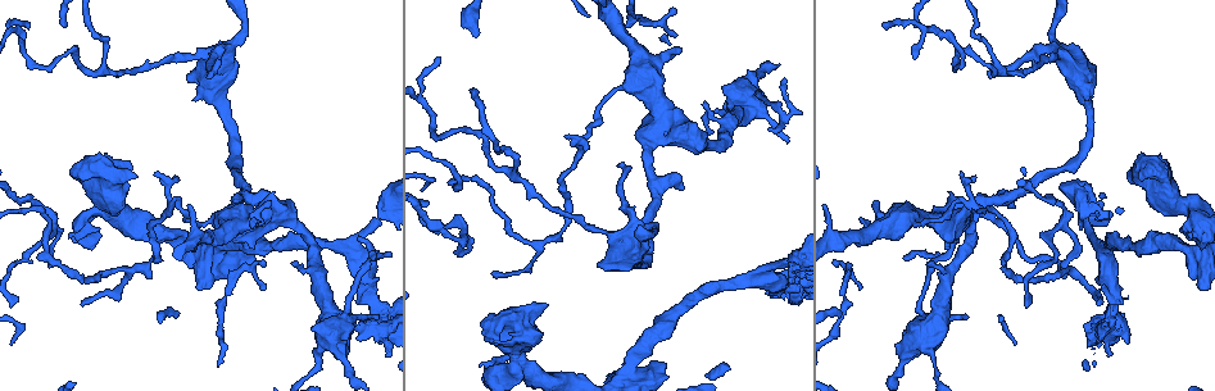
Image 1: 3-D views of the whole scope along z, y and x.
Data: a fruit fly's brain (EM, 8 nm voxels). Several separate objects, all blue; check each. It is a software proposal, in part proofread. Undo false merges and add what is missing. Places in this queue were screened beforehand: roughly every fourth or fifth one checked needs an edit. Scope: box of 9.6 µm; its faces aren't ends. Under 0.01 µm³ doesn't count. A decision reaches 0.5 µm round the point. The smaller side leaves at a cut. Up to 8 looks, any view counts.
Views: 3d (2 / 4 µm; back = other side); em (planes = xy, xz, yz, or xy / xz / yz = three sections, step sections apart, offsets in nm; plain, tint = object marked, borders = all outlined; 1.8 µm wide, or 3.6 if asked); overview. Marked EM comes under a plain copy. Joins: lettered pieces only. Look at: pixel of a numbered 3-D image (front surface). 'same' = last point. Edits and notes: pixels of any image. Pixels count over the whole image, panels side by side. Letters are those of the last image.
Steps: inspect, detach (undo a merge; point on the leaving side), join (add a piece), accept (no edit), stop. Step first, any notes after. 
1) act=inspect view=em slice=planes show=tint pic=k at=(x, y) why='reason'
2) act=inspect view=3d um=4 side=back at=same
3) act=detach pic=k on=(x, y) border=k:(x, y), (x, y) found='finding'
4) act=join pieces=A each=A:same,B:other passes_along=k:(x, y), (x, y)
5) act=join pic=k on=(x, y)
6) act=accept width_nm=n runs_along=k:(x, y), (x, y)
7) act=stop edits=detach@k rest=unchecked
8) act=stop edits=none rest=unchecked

act=inspect view=em slice=xy step=4 show=tint pic=1 at=(586, 136) why='abrupt turn'

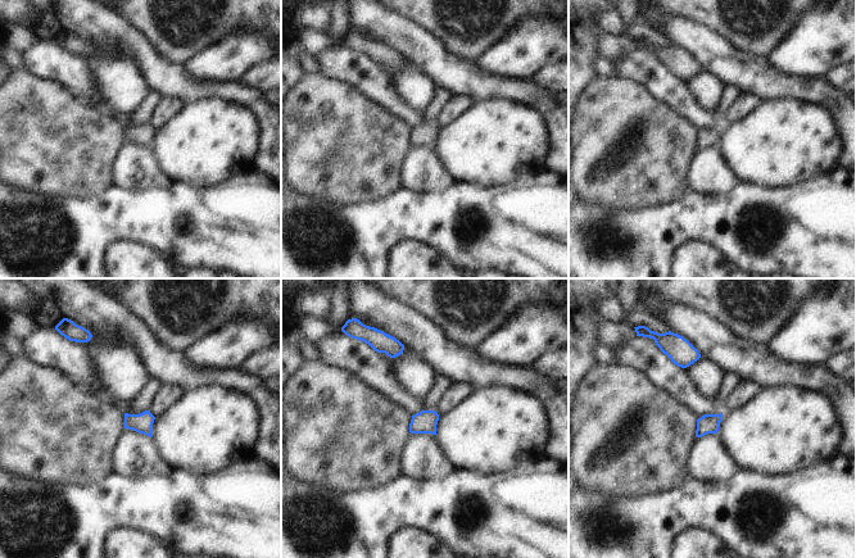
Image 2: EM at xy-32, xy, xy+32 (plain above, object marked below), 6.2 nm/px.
act=inspect view=em slice=planes show=borders at=same

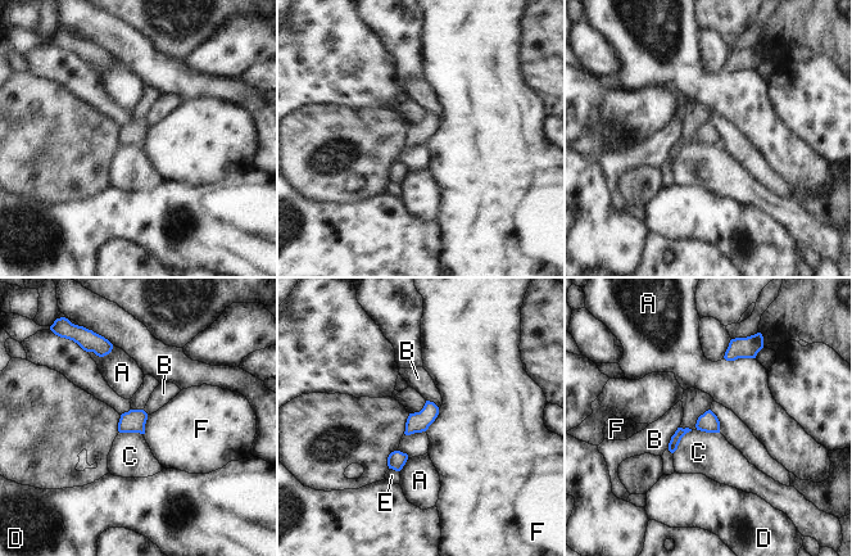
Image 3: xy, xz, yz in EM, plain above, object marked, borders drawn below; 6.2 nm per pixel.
act=accept each=A:other,B:other,C:other,D:other,E:other,F:other border=3:(439, 408), (438, 416), (425, 430) found='continuous, no second neuron'

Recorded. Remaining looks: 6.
act=inspect view=em slice=xz step=8 show=tint pic=1 at=(45, 70) why='sharp bend'

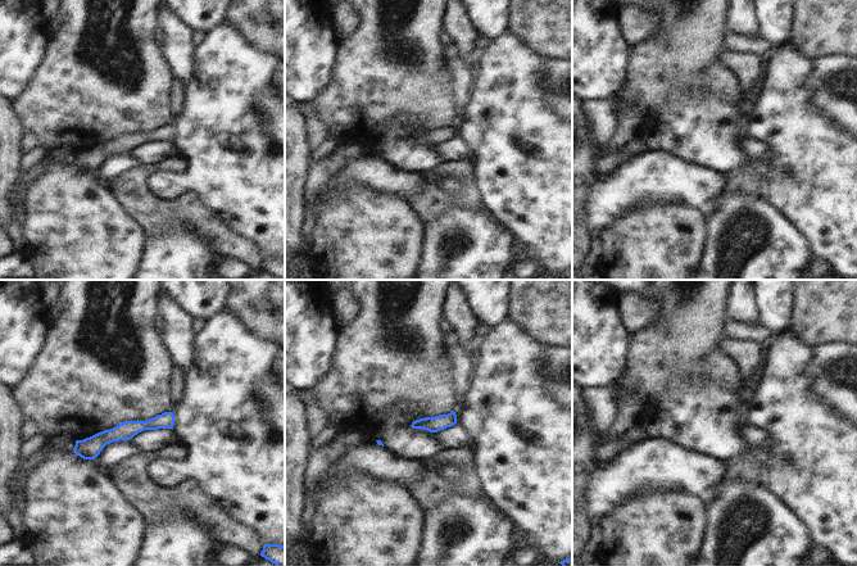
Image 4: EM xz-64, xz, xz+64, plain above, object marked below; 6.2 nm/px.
act=inspect view=em slice=planes show=tint at=same

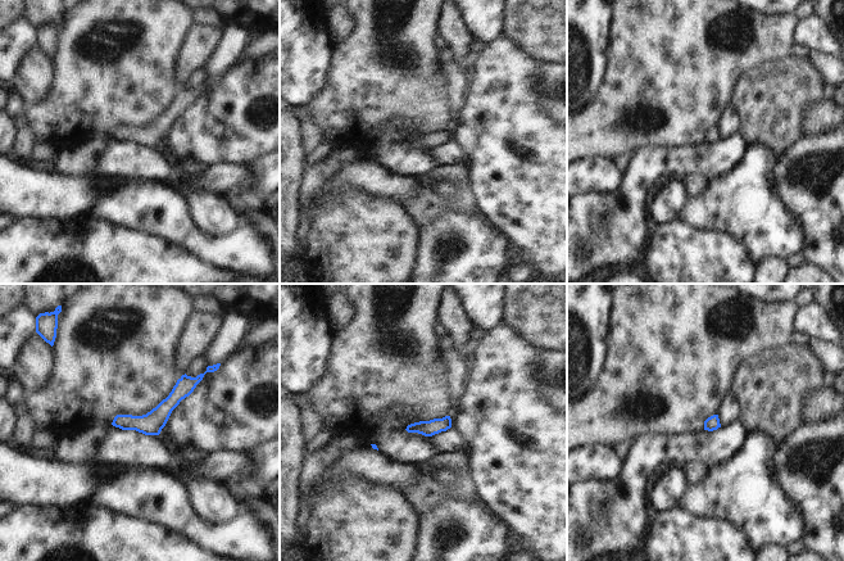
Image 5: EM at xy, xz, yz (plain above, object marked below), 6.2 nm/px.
act=inspect view=em slice=planes show=borders at=same why='what lies round it'

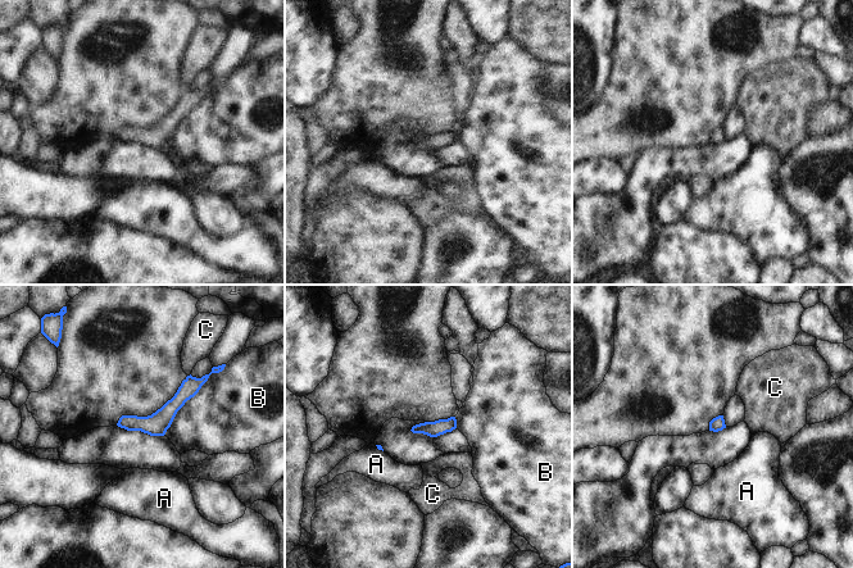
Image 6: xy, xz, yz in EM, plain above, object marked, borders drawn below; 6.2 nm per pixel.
act=accept each=A:other,B:other,C:other border=6:(212, 373), (177, 412), (168, 427) found='continuous, no second neuron'

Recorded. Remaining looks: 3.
act=inspect view=3d um=4 pic=1 at=(1068, 62)

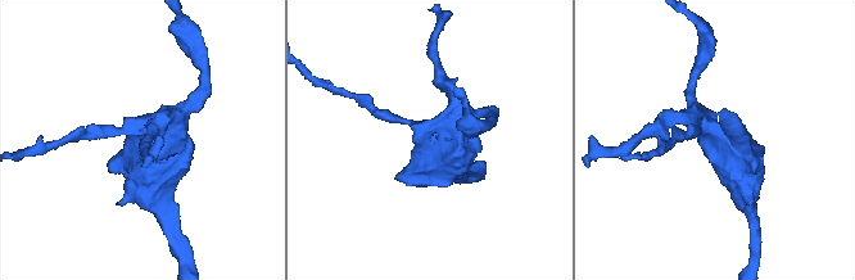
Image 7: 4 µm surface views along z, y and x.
act=inspect view=em um=3.6 slice=planes show=borders pic=7 at=(716, 137)

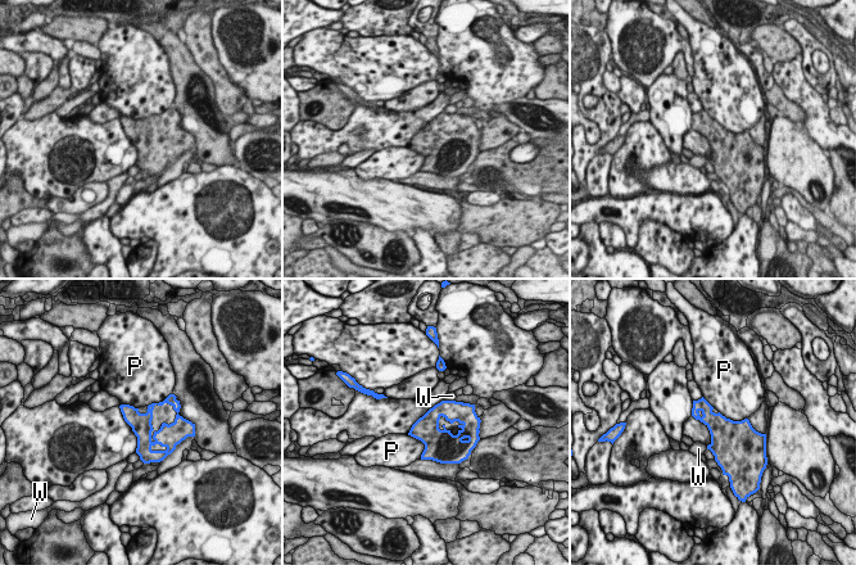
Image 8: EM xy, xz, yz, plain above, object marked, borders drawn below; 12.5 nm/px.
act=accept each=P:other,W:other border=8:(407, 434), (424, 444), (421, 457) found='continuous, no second neuron'

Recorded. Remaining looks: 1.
act=stop edits=none rest=unchecked

